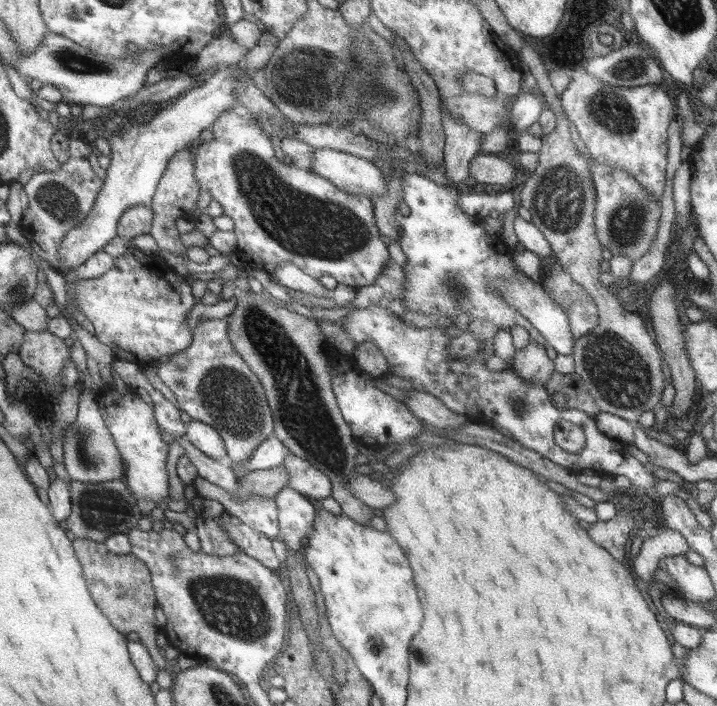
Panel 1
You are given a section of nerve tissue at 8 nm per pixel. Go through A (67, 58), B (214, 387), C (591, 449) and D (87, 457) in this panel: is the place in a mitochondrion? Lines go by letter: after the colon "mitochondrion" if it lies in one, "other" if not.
A: mitochondrion
B: mitochondrion
C: other
D: mitochondrion

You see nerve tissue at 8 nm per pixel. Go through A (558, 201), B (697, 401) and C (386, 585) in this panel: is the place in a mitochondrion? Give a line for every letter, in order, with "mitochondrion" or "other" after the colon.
A: mitochondrion
B: other
C: mitochondrion

